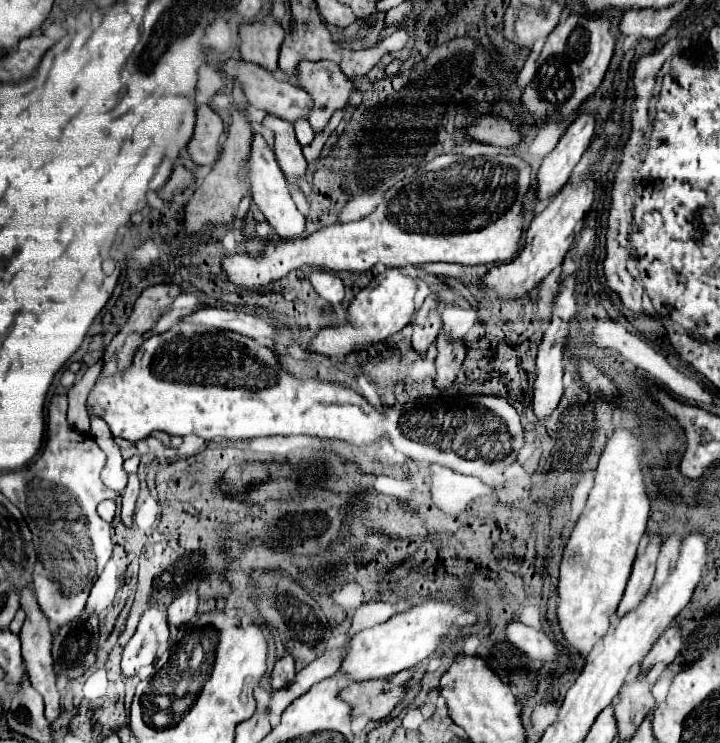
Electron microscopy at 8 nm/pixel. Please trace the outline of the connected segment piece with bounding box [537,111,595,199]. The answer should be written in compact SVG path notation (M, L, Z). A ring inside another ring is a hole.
M581 111L575 117L575 121L567 127L557 147L541 163L541 169L537 173L539 199L555 195L569 181L573 167L579 163L583 151L589 147L593 133L595 133L593 111Z

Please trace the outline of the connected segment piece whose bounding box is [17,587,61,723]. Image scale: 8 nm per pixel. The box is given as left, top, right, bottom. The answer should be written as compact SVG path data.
M23 587L17 591L19 593L19 605L25 611L25 623L21 627L21 647L23 647L23 659L25 659L25 667L29 673L29 681L35 687L35 691L39 691L43 695L45 701L45 717L47 721L55 721L61 715L61 701L59 701L59 691L57 691L57 673L53 669L53 657L51 657L51 629L49 623L45 619L45 615L41 615L41 609L37 607L35 595L31 587Z

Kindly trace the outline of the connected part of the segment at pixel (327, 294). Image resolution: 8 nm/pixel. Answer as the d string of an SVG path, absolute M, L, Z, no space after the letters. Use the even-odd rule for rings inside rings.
M313 271L309 281L311 281L313 289L317 291L317 295L323 297L329 305L337 307L337 305L345 303L345 285L337 275L333 275L329 271Z

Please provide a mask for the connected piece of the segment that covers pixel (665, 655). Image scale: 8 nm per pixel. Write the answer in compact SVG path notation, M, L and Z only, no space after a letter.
M673 621L667 629L665 629L665 633L657 639L657 643L653 645L653 649L647 653L647 657L645 657L645 661L643 661L643 671L651 671L651 667L655 665L655 663L671 663L675 657L677 657L677 653L679 653L679 649L681 649L681 627Z

